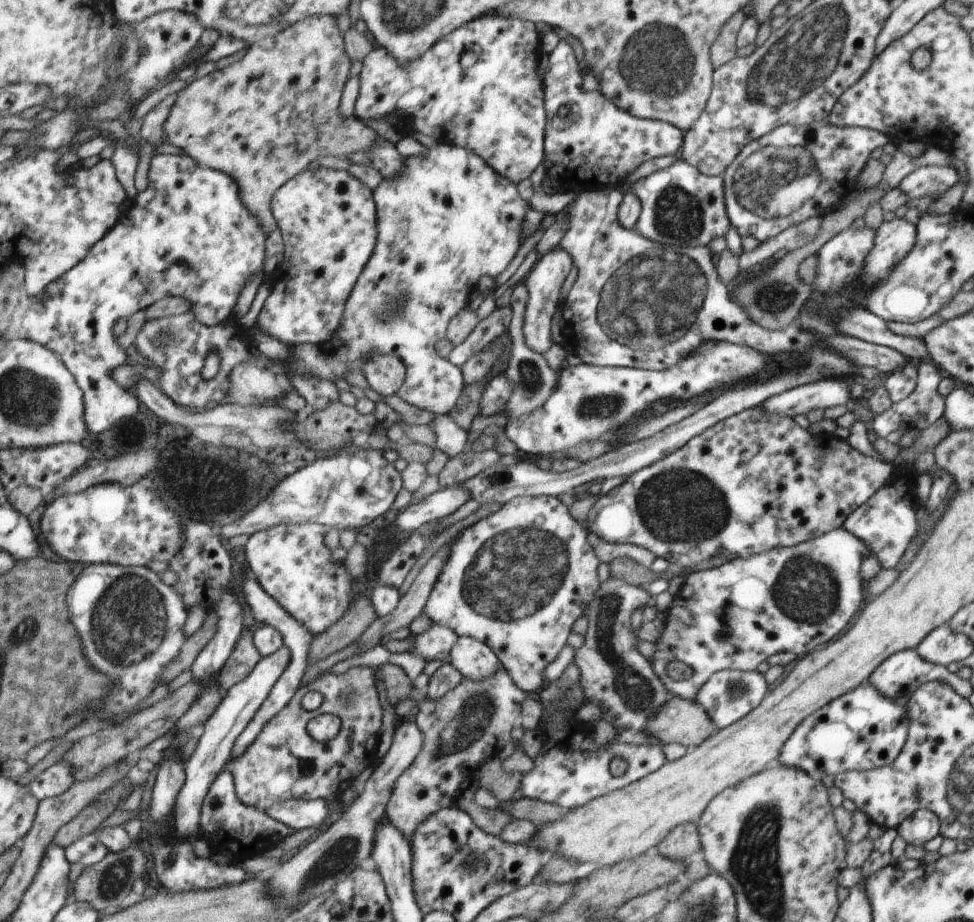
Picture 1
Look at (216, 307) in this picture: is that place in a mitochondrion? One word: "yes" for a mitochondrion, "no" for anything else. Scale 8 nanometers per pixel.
no

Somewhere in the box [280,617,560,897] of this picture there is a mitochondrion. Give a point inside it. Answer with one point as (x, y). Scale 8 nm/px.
(477, 712)

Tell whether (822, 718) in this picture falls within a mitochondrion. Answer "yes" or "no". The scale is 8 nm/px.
no

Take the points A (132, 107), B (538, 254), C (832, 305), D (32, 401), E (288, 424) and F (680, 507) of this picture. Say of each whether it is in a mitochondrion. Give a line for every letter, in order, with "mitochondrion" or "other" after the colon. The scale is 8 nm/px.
A: other
B: other
C: other
D: mitochondrion
E: other
F: mitochondrion

